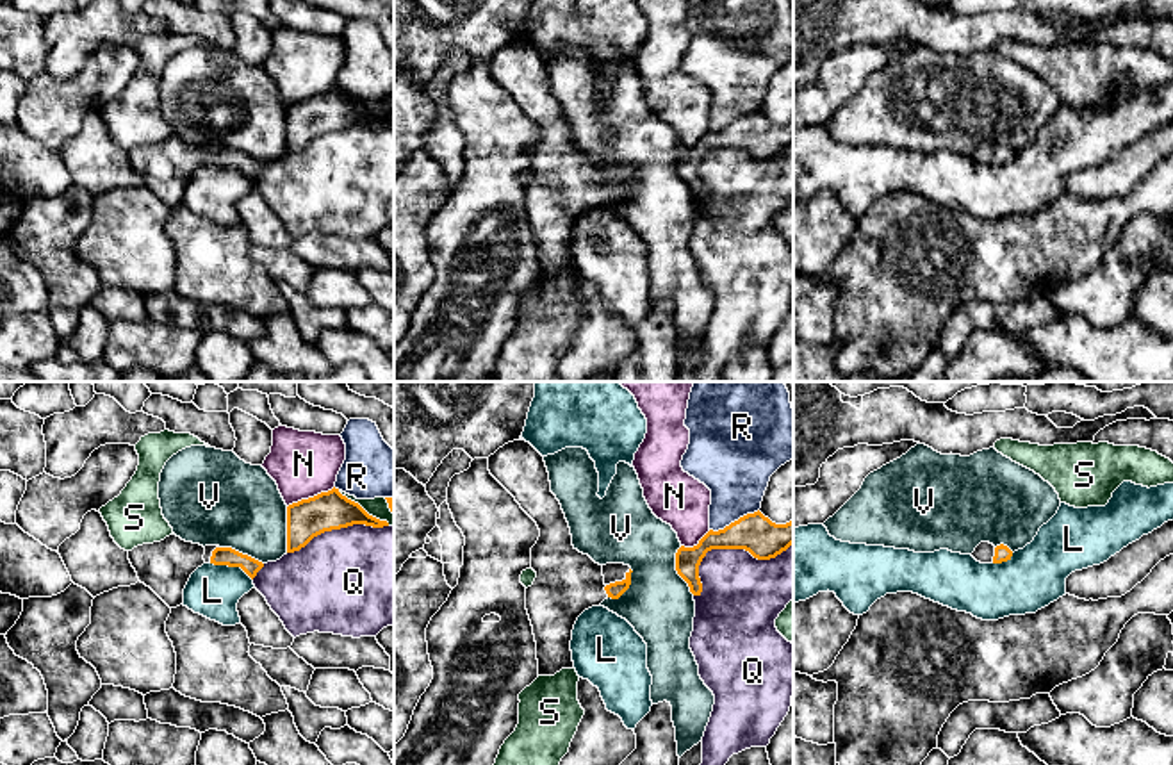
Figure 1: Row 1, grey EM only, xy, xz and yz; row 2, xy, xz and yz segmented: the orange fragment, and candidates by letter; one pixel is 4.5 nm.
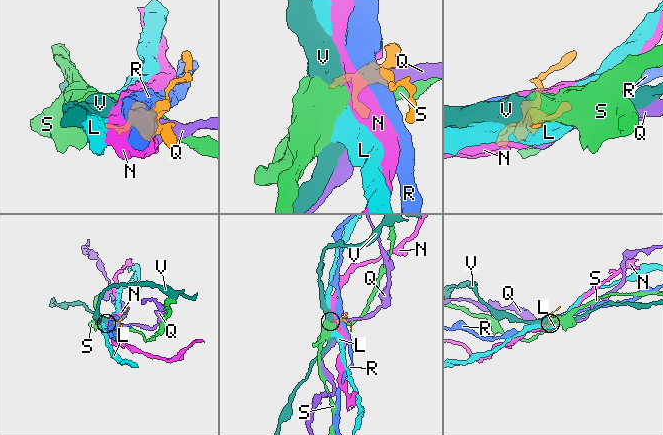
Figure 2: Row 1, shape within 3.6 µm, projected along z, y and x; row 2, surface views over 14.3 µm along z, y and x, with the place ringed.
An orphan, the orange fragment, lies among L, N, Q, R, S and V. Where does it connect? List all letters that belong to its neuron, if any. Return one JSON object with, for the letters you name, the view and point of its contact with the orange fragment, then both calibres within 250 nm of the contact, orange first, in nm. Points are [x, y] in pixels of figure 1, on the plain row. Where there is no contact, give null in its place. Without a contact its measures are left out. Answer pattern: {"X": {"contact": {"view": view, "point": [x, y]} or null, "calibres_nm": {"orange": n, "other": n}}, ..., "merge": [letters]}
{"merge": []}

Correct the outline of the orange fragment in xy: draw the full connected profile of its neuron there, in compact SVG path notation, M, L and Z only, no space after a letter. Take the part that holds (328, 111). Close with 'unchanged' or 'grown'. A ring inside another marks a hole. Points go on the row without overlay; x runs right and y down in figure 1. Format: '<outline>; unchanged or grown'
M335 87L328 93L292 103L287 107L287 153L299 152L324 132L353 125L373 128L389 127L387 121L369 116L358 103L342 96Z; unchanged

